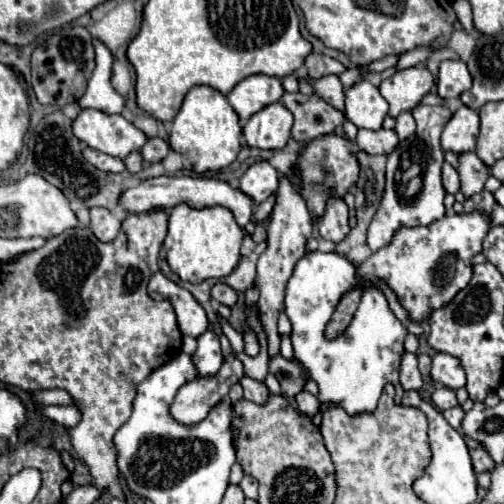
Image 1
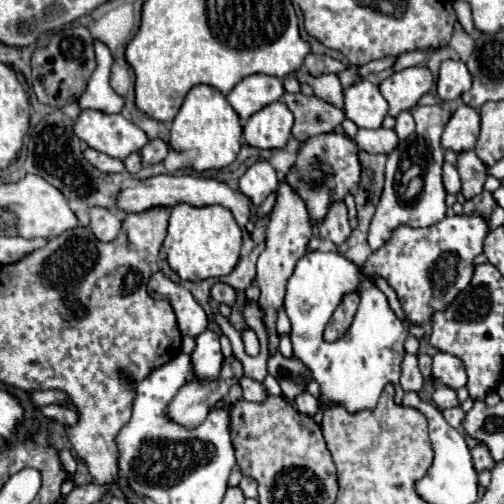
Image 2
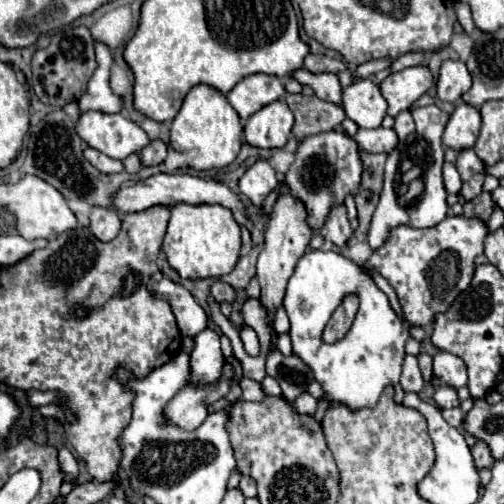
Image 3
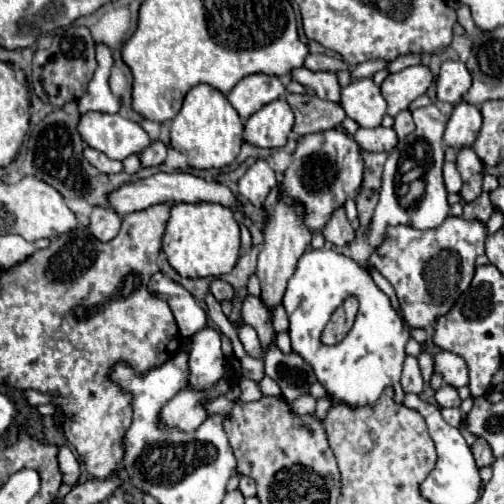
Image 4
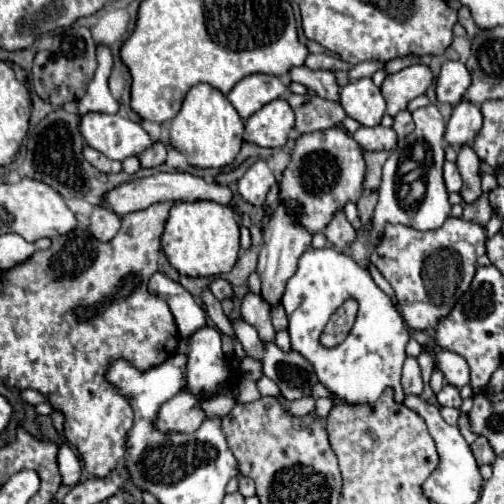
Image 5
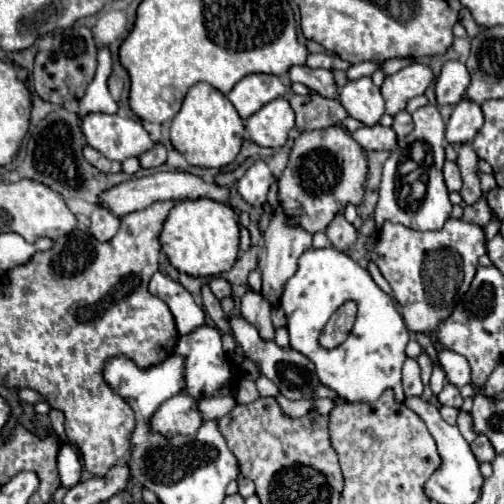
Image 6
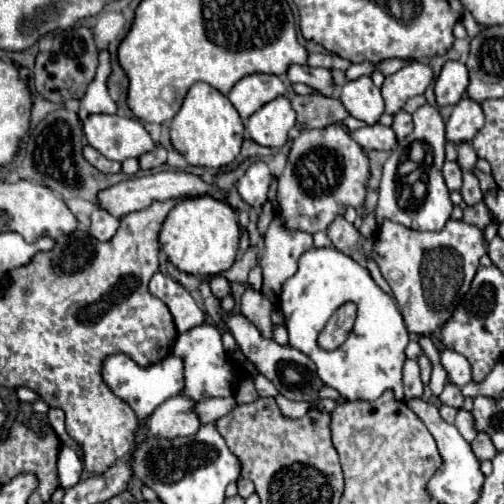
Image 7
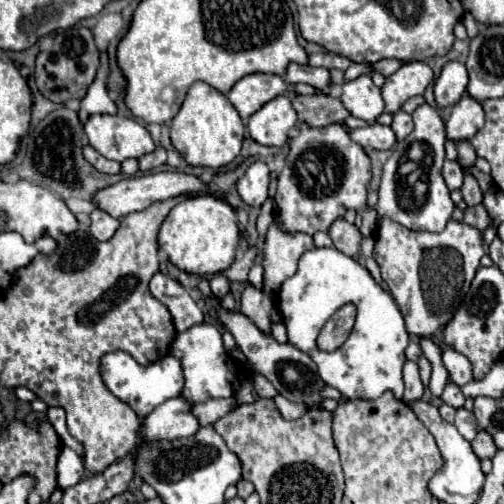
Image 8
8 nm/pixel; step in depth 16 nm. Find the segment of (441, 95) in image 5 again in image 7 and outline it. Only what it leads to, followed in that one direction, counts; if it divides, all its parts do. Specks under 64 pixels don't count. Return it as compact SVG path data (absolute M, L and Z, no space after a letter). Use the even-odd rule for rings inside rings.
M446 62L442 66L442 72L440 76L436 78L436 86L434 86L434 92L436 92L436 102L438 106L446 106L446 104L456 104L466 88L468 88L468 70L462 62Z

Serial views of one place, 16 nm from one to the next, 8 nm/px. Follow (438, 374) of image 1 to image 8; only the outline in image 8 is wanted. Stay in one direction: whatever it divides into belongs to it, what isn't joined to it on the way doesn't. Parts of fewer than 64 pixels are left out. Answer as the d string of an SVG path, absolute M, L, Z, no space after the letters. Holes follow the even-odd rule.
M452 348L442 350L442 364L448 370L450 382L454 382L456 386L464 386L466 382L472 380L472 364L468 362L468 358Z

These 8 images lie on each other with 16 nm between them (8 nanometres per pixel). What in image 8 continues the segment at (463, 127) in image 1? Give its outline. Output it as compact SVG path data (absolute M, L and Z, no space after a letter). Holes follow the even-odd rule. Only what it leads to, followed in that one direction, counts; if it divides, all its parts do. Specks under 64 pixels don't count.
M464 94L458 104L452 106L452 114L446 122L446 138L452 142L470 140L484 126L482 104Z

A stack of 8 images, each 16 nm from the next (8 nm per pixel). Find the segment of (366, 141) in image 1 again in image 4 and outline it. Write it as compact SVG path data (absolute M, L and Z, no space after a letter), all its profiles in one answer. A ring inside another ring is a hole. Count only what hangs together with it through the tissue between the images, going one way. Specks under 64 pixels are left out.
M382 126L358 128L358 132L354 134L354 140L366 152L390 152L398 144L396 132L392 128L382 128Z

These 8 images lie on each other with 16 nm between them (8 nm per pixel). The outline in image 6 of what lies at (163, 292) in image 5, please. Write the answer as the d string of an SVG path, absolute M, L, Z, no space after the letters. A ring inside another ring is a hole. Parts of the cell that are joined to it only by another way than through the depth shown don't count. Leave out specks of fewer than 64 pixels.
M156 272L152 276L150 294L158 296L160 300L164 300L168 304L180 334L188 334L188 332L192 332L192 328L204 326L204 322L206 322L204 310L196 304L192 294L182 284L174 282L166 274Z

